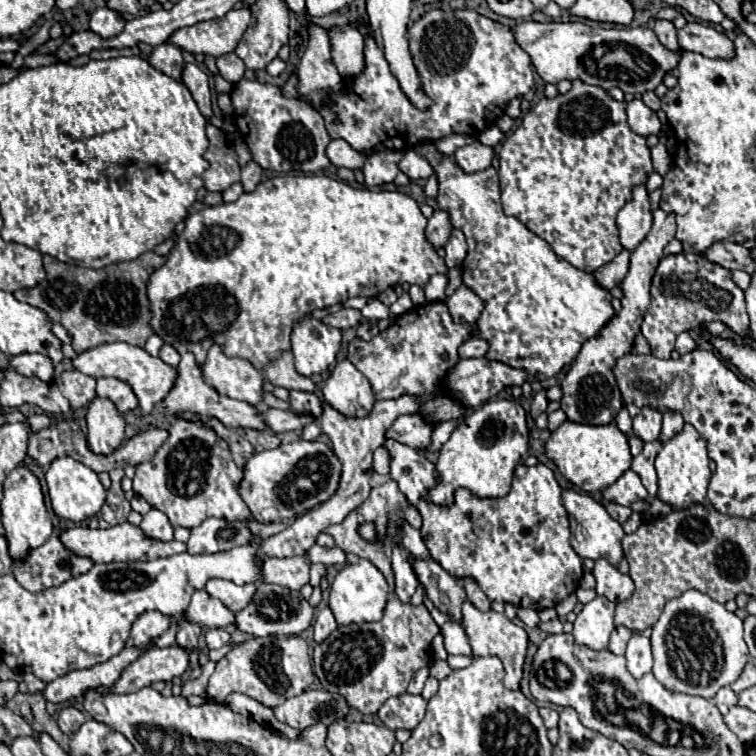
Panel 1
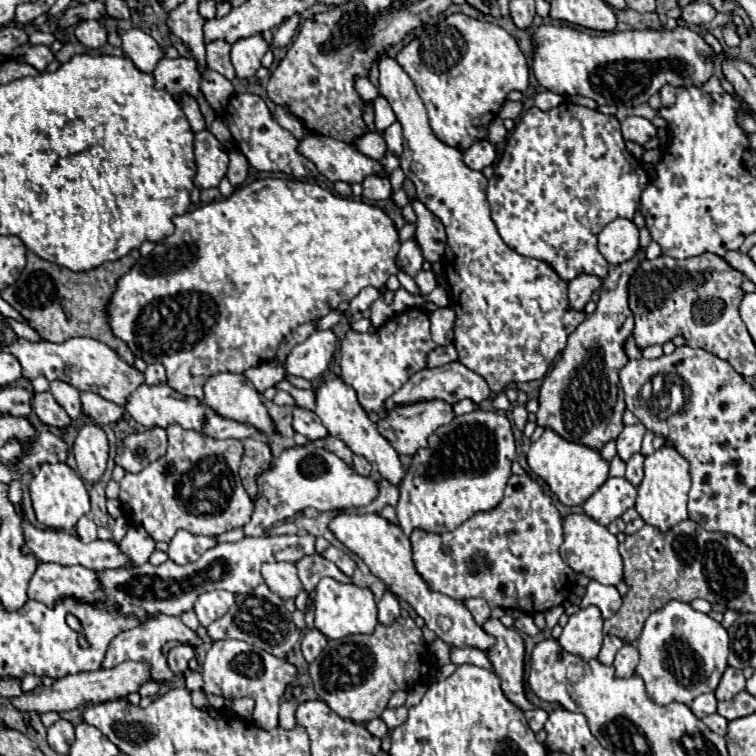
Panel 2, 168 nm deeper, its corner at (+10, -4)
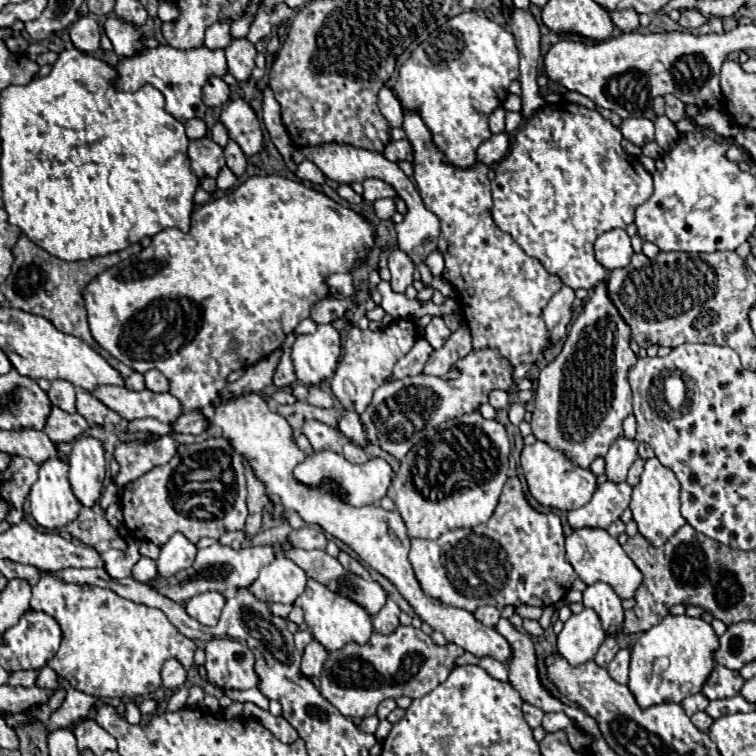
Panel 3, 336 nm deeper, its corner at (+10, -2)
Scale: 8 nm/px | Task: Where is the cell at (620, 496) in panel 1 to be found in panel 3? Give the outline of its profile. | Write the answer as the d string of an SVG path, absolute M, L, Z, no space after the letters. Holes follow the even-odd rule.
M602 483L596 493L592 495L590 503L576 511L568 511L568 525L572 529L584 529L584 527L598 527L608 529L610 523L614 523L624 509L628 509L632 495L632 487L624 483Z

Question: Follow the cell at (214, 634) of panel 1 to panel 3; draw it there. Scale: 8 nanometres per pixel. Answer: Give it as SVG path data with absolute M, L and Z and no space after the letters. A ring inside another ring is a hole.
M44 573L40 583L32 587L30 609L44 611L58 621L62 643L56 655L48 659L48 667L82 693L112 699L152 695L162 685L160 669L166 659L180 660L187 671L195 667L197 646L192 639L178 633L162 611L120 599L114 591L66 585L54 575Z

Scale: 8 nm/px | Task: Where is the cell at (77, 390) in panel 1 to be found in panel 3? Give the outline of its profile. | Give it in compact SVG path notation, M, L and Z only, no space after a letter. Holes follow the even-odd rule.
M52 381L48 397L50 397L52 405L60 407L62 411L66 411L66 413L76 411L76 389L74 389L72 383L68 383L68 381Z

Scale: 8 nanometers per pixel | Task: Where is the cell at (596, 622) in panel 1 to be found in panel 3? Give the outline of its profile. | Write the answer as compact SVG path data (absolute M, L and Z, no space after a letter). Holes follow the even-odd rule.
M584 609L582 613L572 615L558 633L558 653L576 667L592 661L604 639L606 633L600 627L598 615L592 609Z

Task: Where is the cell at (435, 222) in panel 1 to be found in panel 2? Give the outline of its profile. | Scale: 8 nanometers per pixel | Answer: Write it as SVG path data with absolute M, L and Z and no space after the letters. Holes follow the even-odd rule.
M414 237L402 243L400 253L398 253L398 261L400 261L402 271L406 271L412 277L422 269L424 257L422 257L422 249L420 249L420 245L418 245L418 241Z

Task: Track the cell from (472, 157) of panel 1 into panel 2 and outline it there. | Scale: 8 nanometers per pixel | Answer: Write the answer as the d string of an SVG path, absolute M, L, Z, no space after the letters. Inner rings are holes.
M486 139L476 141L472 147L468 147L462 153L462 161L466 163L466 167L470 167L474 171L482 171L484 167L492 165L494 159L496 159L496 147Z

